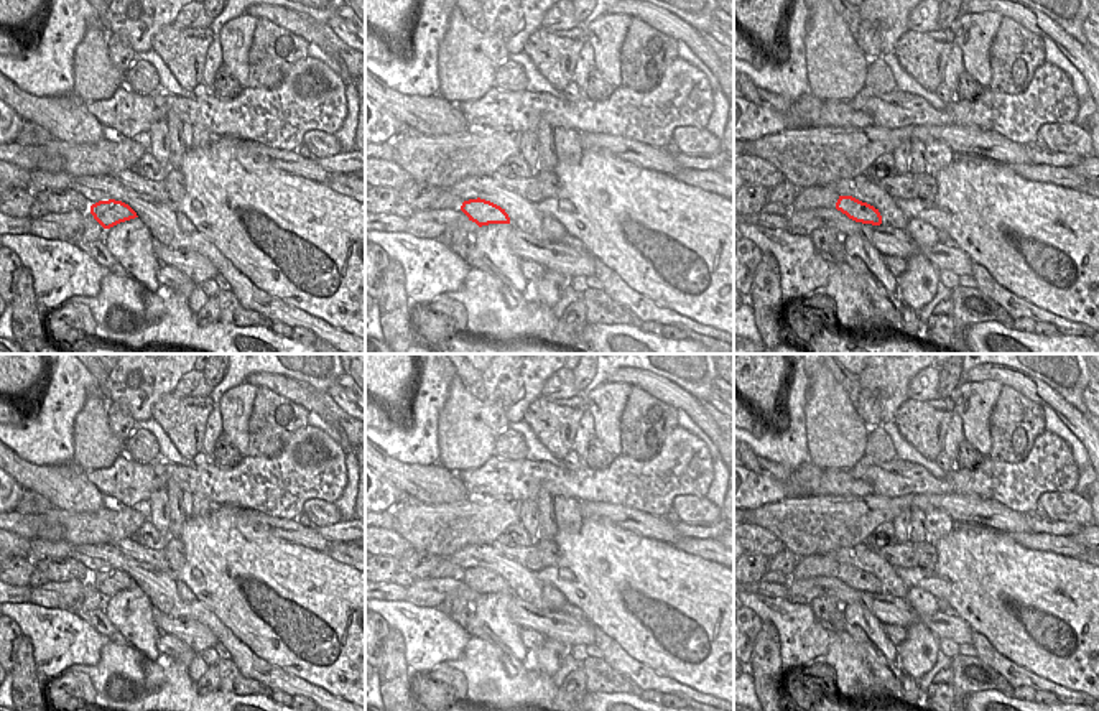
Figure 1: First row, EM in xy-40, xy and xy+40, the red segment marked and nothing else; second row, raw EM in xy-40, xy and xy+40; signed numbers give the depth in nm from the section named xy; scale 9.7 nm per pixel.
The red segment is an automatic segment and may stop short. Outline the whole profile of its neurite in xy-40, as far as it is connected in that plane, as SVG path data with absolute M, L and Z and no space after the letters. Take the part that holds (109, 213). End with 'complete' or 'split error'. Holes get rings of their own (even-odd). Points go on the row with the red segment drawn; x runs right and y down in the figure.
M115 199L92 204L90 214L104 229L110 229L120 222L138 217L128 204Z; complete

